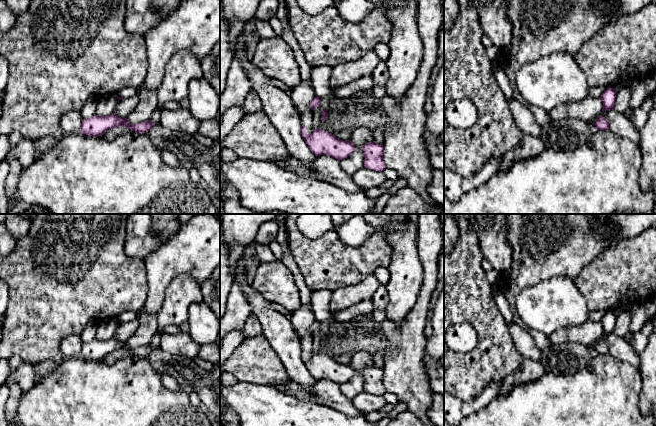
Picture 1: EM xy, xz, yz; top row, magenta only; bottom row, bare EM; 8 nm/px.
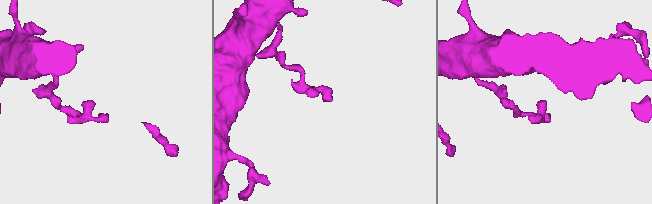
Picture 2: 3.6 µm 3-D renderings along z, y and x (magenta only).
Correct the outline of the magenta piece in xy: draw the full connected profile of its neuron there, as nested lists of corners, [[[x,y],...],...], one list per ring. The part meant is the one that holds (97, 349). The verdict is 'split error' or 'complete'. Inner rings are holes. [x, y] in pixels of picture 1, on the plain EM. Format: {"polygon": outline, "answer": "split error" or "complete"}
{"polygon": [[[112,337],[109,340],[94,339],[91,342],[83,343],[80,356],[88,360],[102,360],[107,354],[118,350],[126,351],[138,357],[146,357],[155,348],[150,343],[149,345],[132,349],[127,345],[127,342],[119,342]]], "answer": "complete"}

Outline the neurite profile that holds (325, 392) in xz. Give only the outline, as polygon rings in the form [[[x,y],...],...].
[[[328,379],[317,380],[311,392],[304,390],[292,380],[274,387],[300,400],[325,405],[347,416],[359,416],[363,414],[354,406],[352,400],[348,399],[341,392],[339,385]]]

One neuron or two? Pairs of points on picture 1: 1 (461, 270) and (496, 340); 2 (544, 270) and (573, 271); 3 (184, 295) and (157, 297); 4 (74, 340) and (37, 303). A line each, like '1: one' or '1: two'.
1: one
2: one
3: two
4: two

